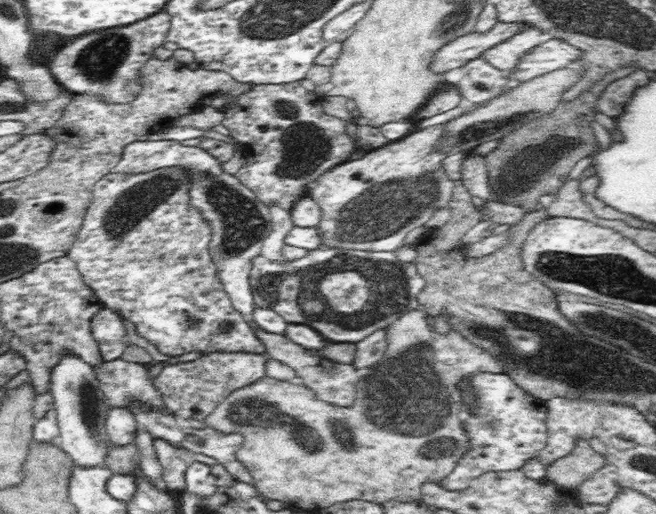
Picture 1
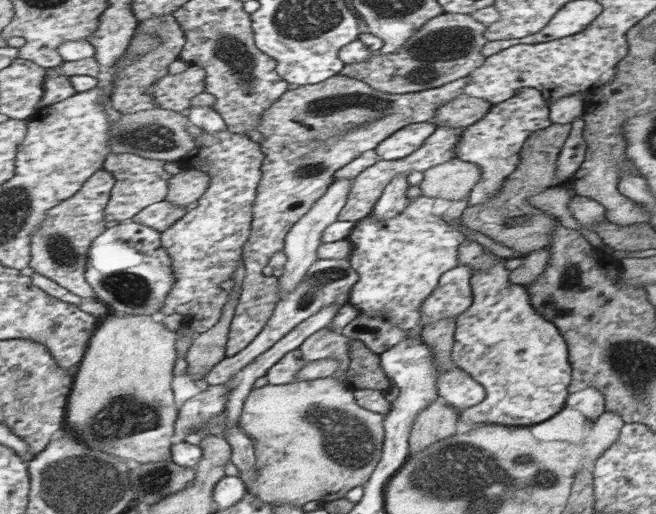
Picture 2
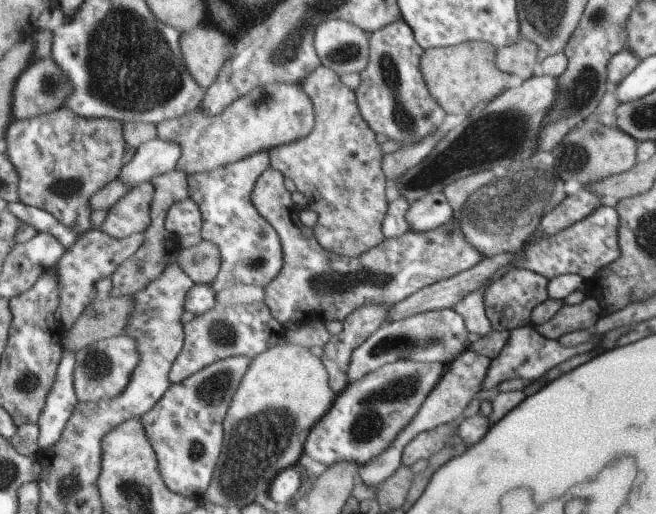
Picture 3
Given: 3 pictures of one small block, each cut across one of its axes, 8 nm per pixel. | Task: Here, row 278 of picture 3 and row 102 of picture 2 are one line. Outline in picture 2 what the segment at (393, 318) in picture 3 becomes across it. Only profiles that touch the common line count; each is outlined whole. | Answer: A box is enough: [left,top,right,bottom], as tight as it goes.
[429,96,491,128]

